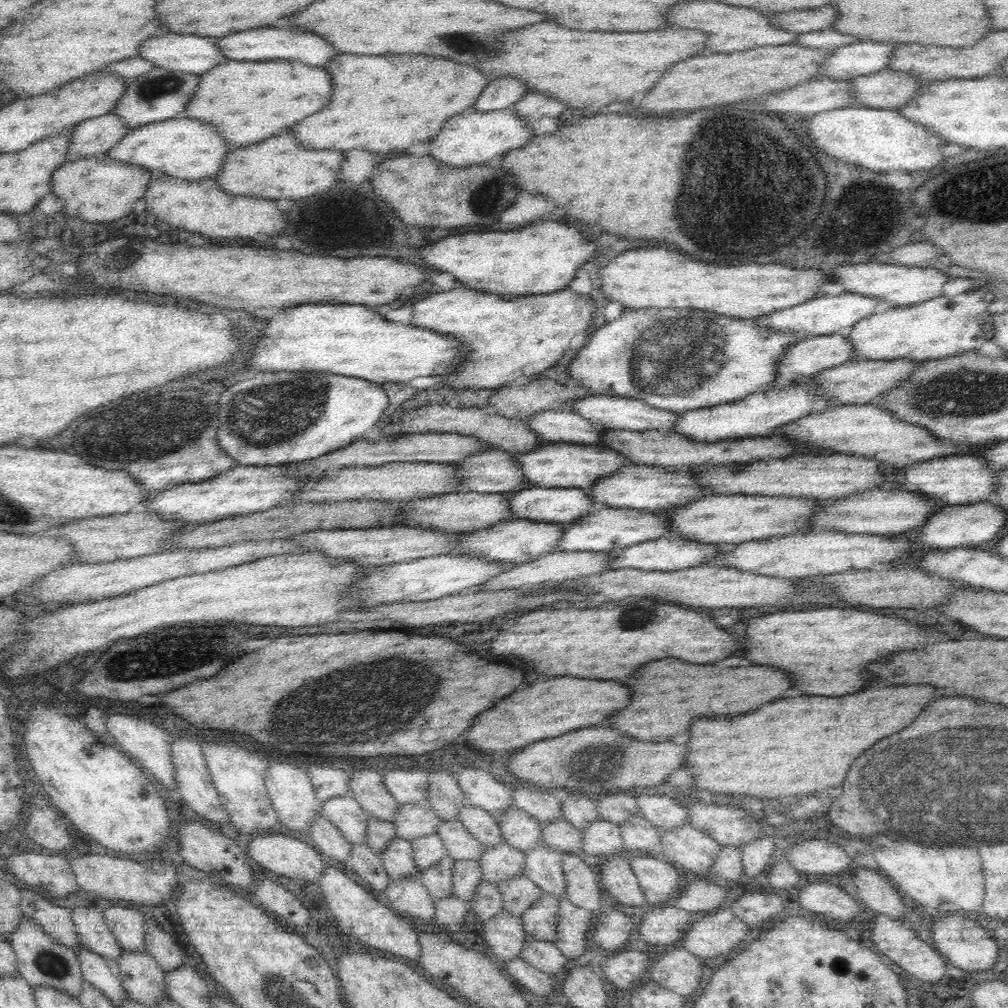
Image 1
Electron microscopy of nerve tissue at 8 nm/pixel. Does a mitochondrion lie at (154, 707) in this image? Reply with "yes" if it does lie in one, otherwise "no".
no

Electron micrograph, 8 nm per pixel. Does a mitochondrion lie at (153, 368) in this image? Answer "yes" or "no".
no

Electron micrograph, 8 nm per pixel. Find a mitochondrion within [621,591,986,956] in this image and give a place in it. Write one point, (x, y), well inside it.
(928, 854)

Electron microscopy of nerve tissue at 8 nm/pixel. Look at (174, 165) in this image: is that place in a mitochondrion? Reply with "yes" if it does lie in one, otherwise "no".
no

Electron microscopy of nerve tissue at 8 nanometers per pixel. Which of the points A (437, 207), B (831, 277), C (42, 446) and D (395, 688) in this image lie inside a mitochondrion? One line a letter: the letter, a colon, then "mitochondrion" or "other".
A: other
B: other
C: other
D: mitochondrion

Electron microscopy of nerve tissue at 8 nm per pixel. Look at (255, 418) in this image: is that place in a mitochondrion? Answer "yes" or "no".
yes

